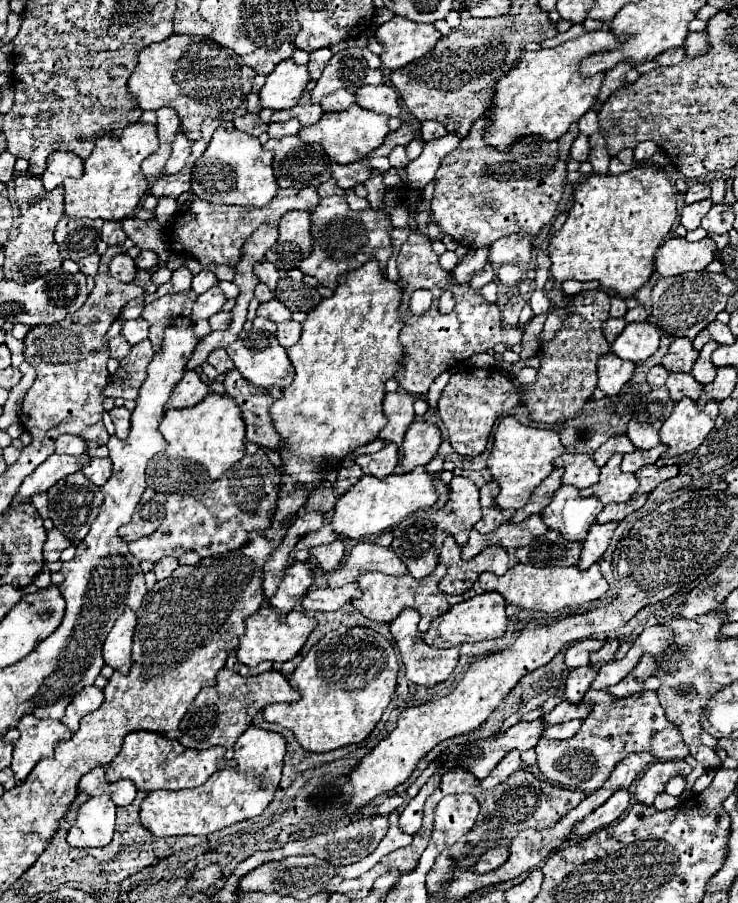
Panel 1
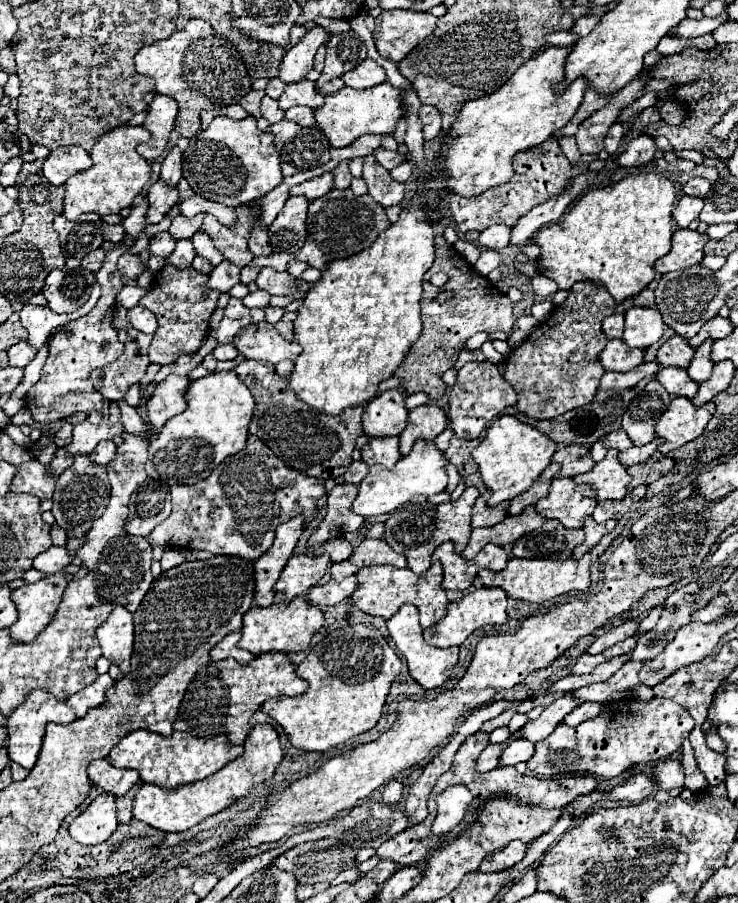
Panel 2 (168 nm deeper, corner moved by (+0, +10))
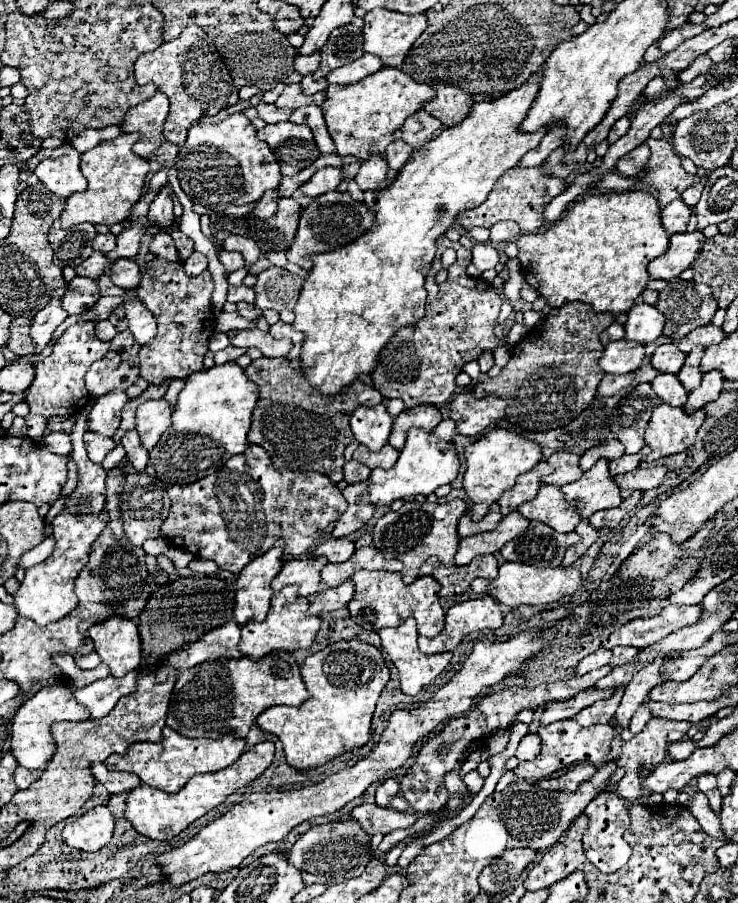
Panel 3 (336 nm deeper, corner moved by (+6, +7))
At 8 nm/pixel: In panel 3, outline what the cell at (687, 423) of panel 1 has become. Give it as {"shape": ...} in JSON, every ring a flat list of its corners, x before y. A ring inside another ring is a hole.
{"shape":[[660,404,660,406,652,412,652,418,650,418,650,422,648,422,648,428,646,428,646,444,648,444,654,452,658,452,660,456,678,454,678,452,682,452,682,450,686,450,688,446,694,444,696,432,698,432,698,428,702,426,704,416,706,416,704,410,696,410,694,414,686,414,682,408,676,408,676,406,670,406,670,404]]}

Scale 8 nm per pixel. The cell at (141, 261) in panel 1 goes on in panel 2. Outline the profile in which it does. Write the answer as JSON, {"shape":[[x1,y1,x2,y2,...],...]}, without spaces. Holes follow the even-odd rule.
{"shape":[[166,231,166,233,158,233,150,239,150,245,148,245,148,251,152,255,160,255,160,257,170,257,170,253,174,251,176,247,176,241,172,239,172,235]]}

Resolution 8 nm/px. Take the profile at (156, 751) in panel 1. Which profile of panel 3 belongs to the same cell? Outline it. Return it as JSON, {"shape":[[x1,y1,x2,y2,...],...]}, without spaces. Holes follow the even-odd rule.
{"shape":[[164,728,162,742,134,742,130,744,126,754,112,754,104,760,104,764,108,770,136,774,144,784,150,784,152,788,158,788,162,792,178,792,192,776,204,772,218,772,236,762,244,752,244,744,246,740,232,734,218,740,192,740,180,736,170,728]]}

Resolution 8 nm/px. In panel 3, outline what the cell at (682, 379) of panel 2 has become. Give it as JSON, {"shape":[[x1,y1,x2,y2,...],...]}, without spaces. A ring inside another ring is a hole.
{"shape":[[658,374,652,382,652,388,656,396,670,406,684,406,688,400,686,388,680,384,678,376,674,374]]}

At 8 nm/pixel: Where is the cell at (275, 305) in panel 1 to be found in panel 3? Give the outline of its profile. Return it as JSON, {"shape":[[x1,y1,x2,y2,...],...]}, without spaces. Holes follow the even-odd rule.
{"shape":[[230,286,228,288,228,302,248,302,248,304,254,304,254,290,252,288,246,288,246,286]]}

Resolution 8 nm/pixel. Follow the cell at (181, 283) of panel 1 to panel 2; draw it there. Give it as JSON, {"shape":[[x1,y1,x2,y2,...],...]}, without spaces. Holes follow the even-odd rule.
{"shape":[[180,239,180,241,176,241,176,249,168,257,168,263,176,265,178,269,186,269,186,267,192,265,194,257,196,257,196,251,194,251,192,241,190,239]]}

